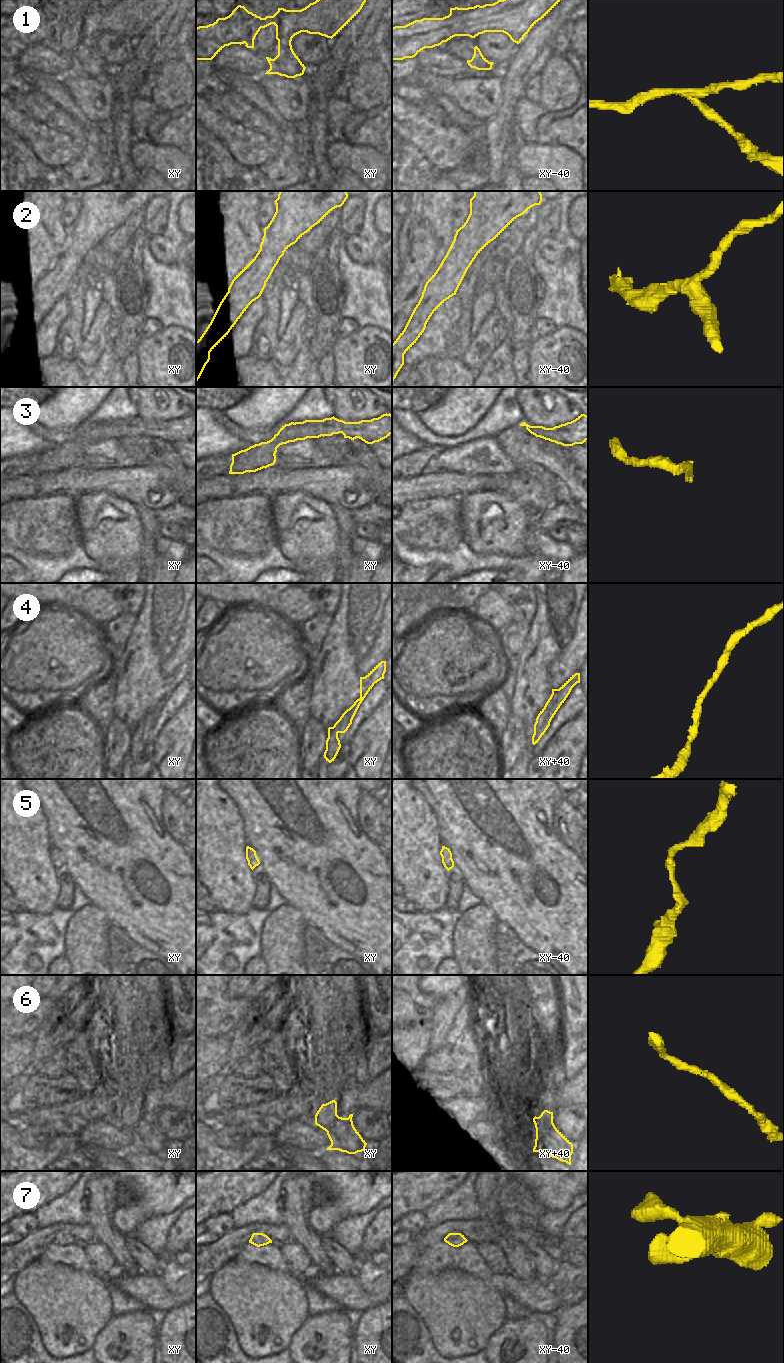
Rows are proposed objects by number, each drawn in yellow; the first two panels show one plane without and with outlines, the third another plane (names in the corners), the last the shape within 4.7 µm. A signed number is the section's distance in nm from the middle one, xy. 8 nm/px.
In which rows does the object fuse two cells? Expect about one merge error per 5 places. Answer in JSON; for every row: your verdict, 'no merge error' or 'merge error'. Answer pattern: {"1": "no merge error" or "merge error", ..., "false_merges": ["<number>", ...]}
{"1": "merge error", "2": "no merge error", "3": "no merge error", "4": "no merge error", "5": "no merge error", "6": "no merge error", "7": "no merge error", "false_merges": ["1"]}

